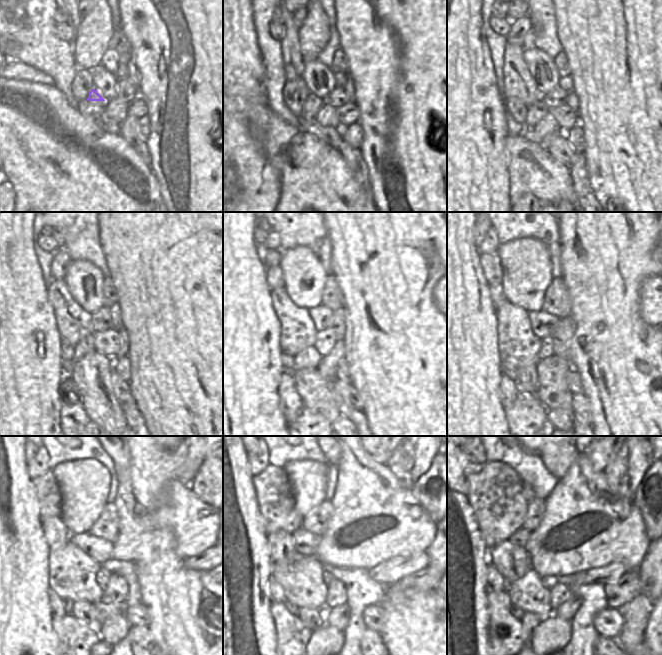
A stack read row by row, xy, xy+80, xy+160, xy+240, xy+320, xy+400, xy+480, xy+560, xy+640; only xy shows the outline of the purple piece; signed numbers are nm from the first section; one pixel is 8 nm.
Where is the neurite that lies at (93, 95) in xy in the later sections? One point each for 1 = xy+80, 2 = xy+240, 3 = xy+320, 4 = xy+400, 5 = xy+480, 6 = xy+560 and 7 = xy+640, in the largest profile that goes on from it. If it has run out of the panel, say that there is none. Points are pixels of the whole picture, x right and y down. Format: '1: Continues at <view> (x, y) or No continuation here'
1: Continues at xy+80 (314, 104)
2: Continues at xy+240 (86, 346)
3: Continues at xy+320 (309, 358)
4: Continues at xy+400 (528, 384)
5: Continues at xy+480 (84, 611)
6: Continues at xy+560 (309, 616)
7: Continues at xy+640 (530, 621).

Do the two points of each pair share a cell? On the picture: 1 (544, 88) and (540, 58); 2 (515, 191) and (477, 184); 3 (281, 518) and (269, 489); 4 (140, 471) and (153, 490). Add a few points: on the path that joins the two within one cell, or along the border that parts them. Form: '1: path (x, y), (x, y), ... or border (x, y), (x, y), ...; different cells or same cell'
1: path (545, 80), (548, 62); same cell
2: border (506, 167), (508, 172), (509, 201); different cells
3: path (278, 511), (275, 496); same cell
4: path (145, 476), (149, 480), (149, 485); same cell

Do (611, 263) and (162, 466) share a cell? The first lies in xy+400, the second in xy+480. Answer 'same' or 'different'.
same

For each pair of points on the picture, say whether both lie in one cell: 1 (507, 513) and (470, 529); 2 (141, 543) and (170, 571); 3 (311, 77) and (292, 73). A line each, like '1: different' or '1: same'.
1: different
2: different
3: different

